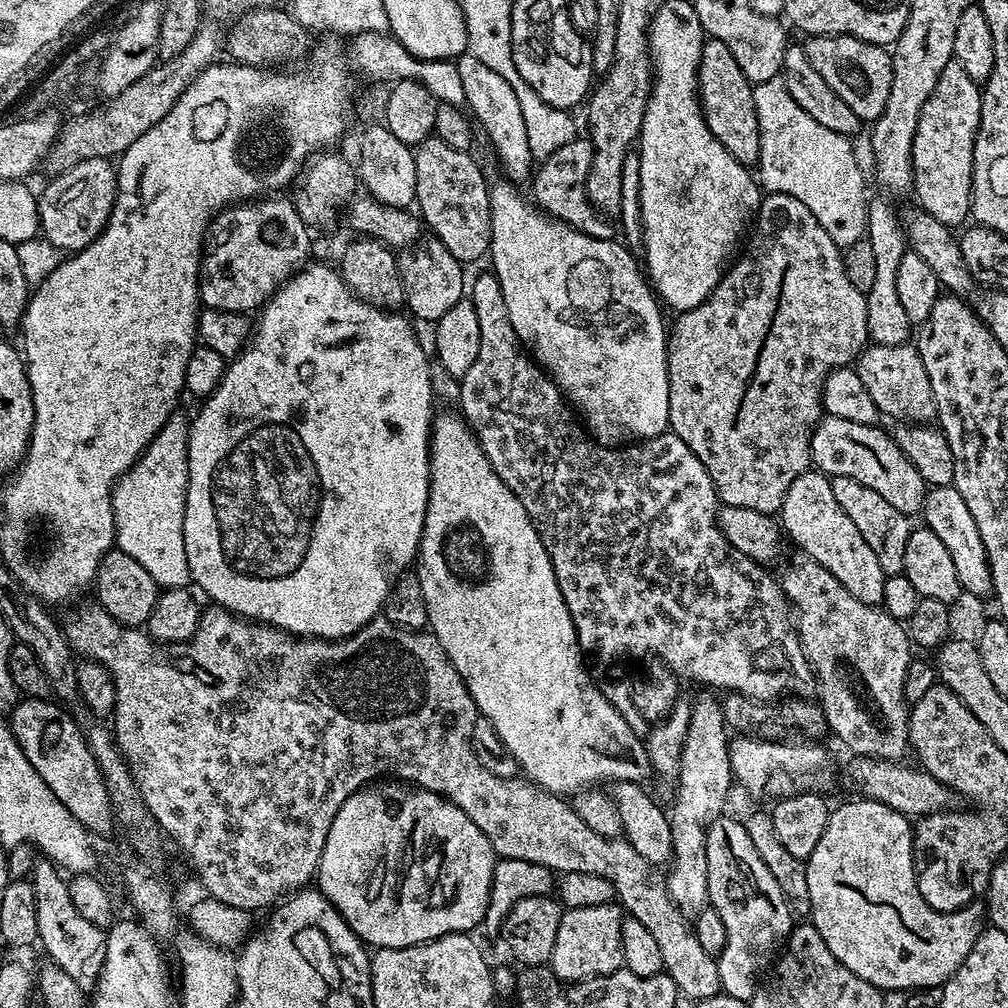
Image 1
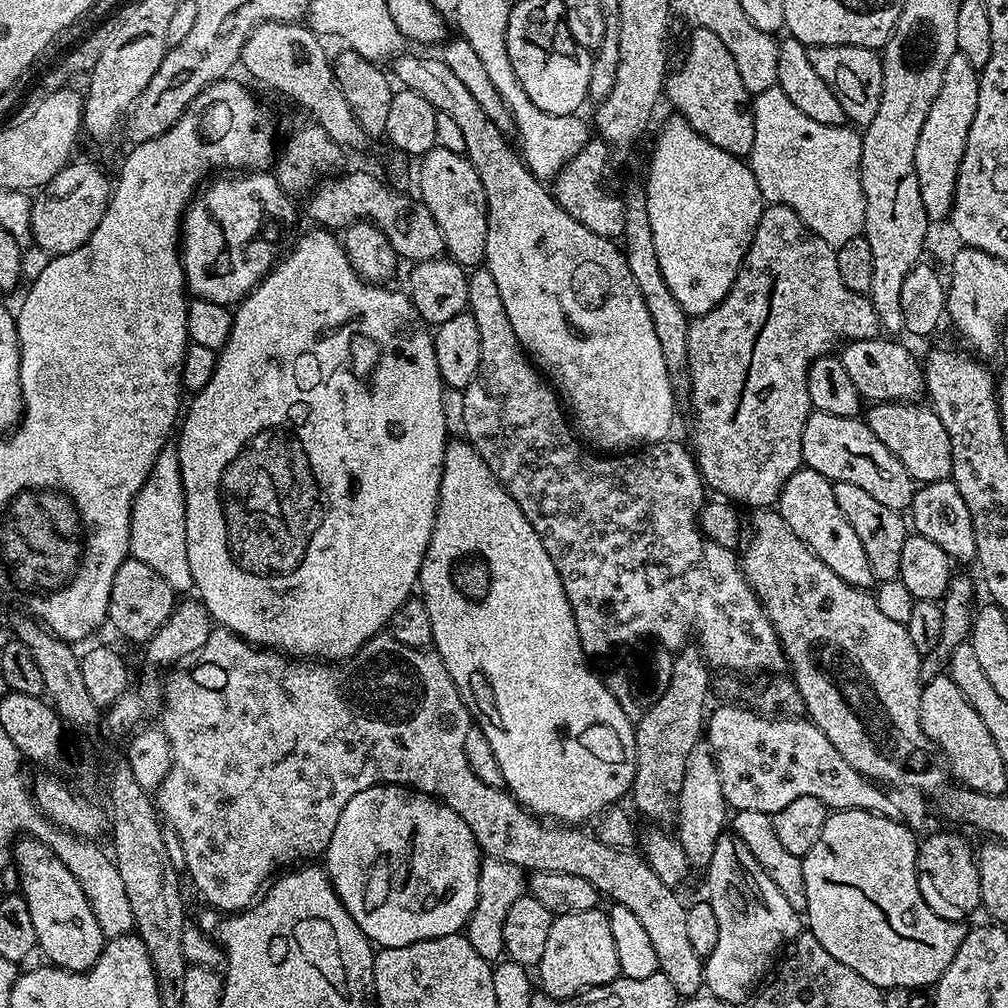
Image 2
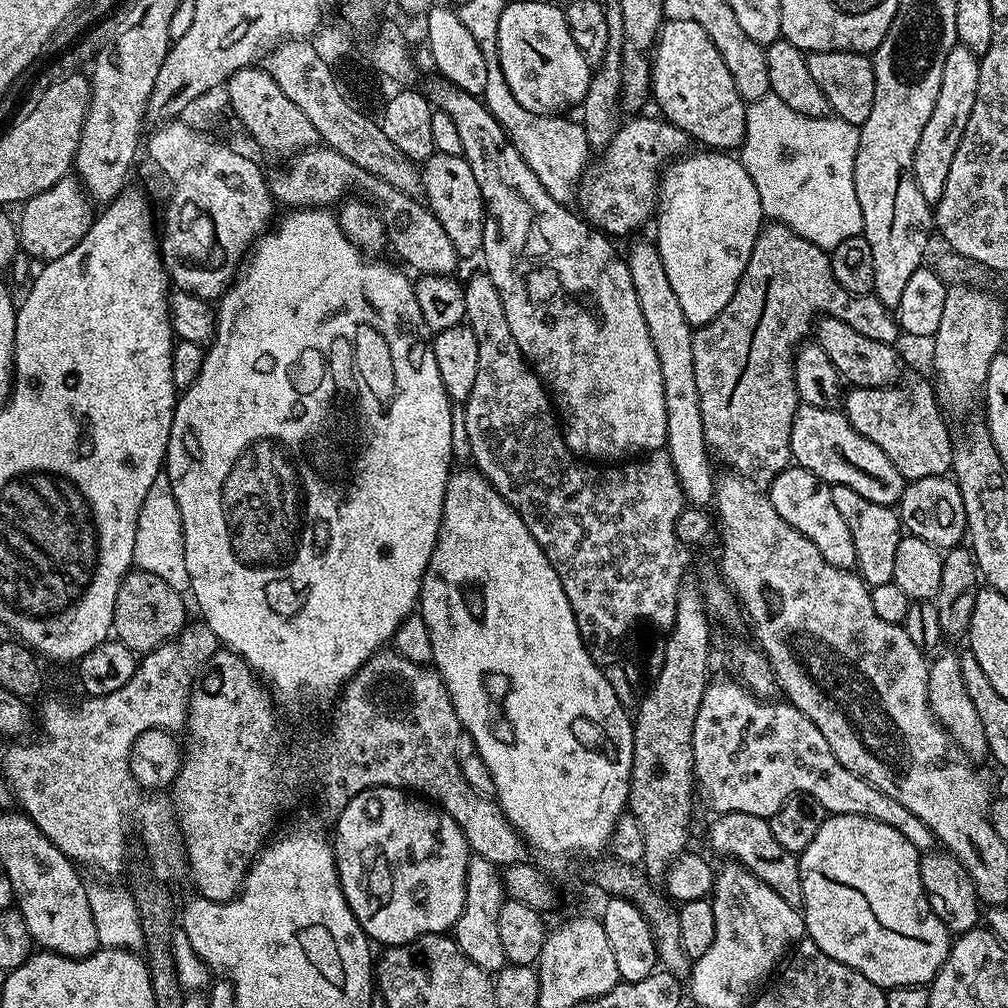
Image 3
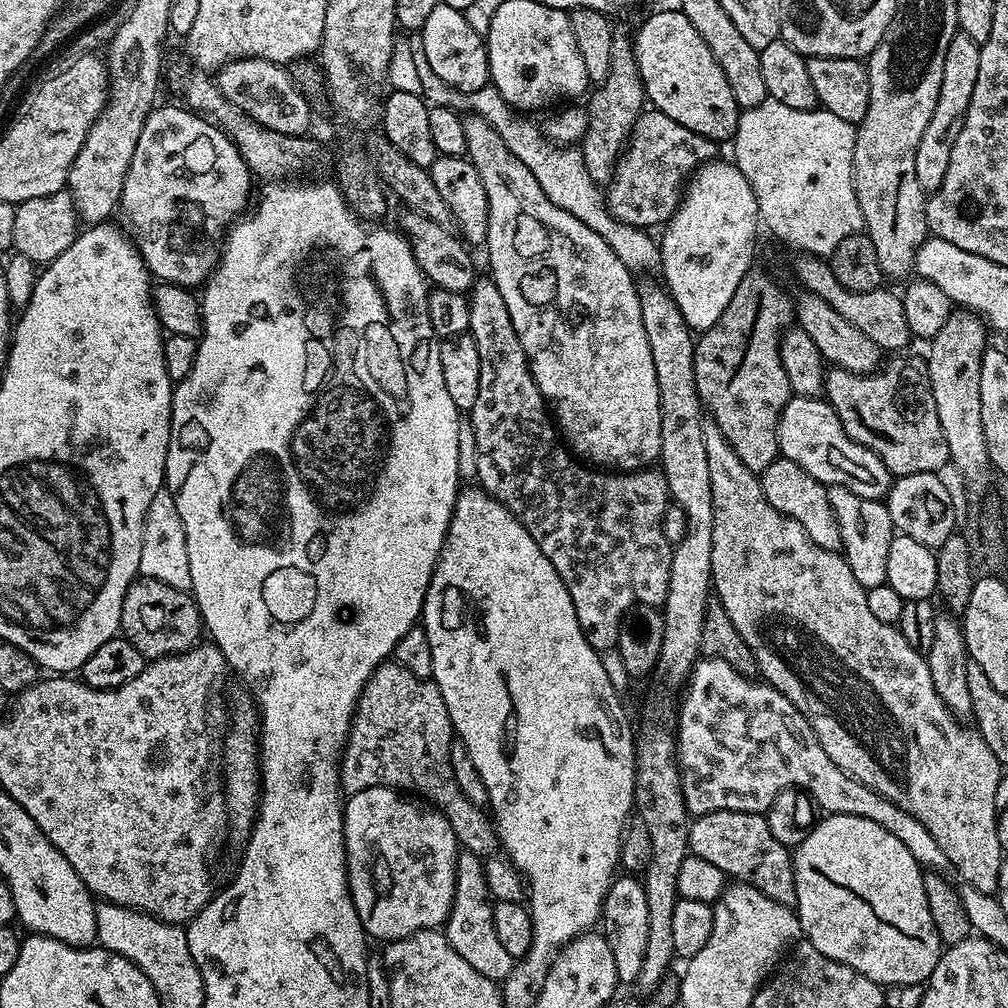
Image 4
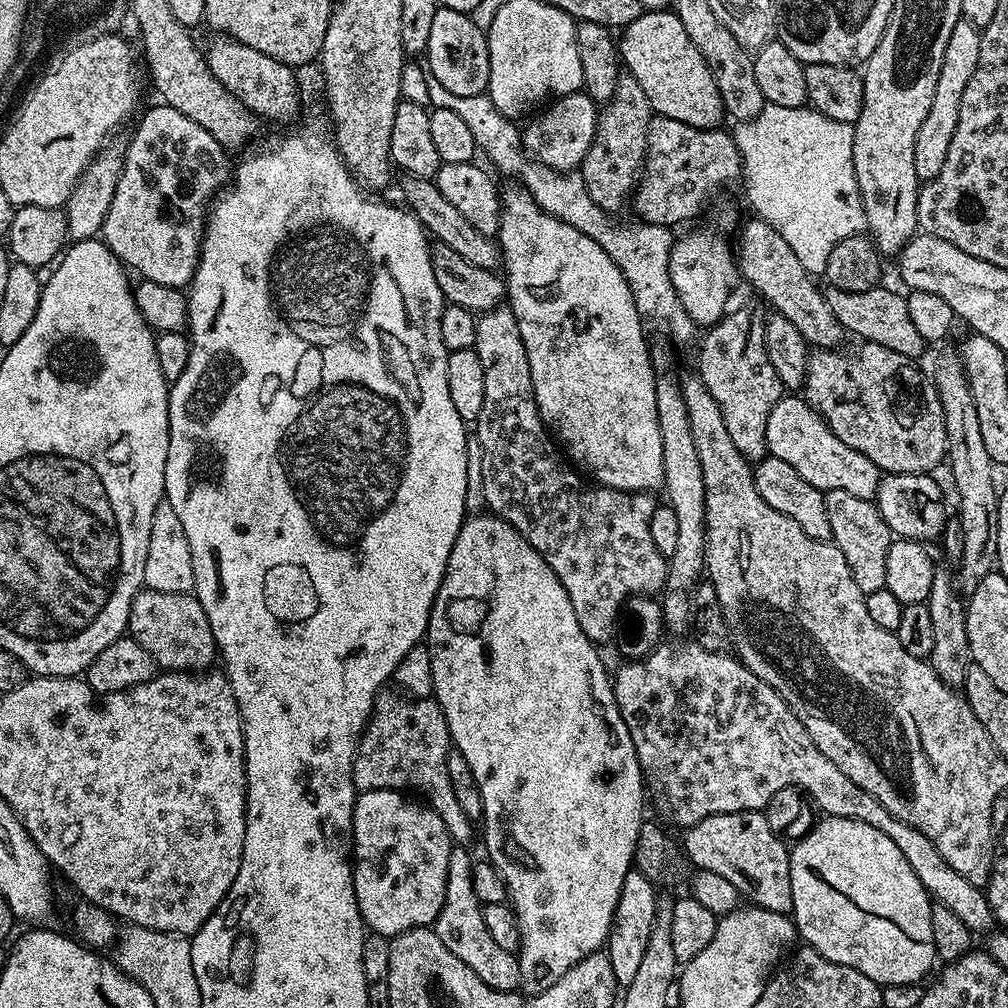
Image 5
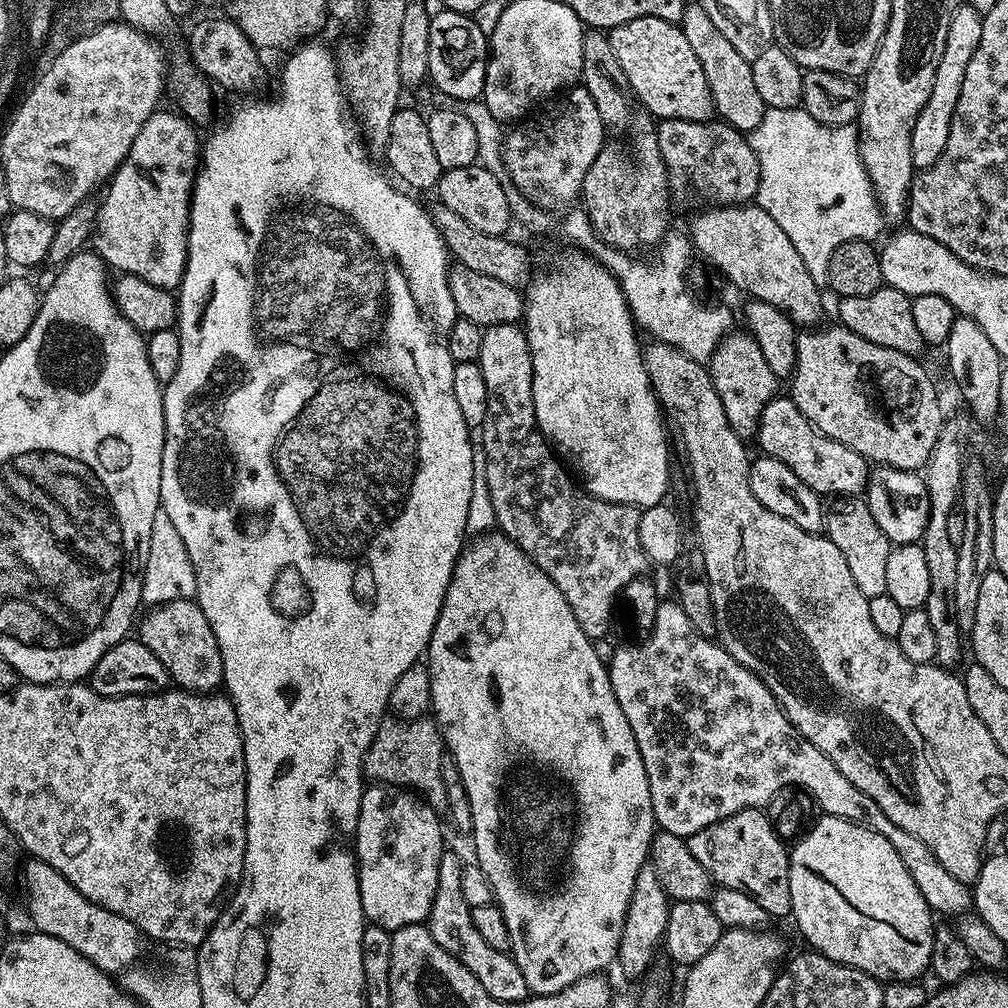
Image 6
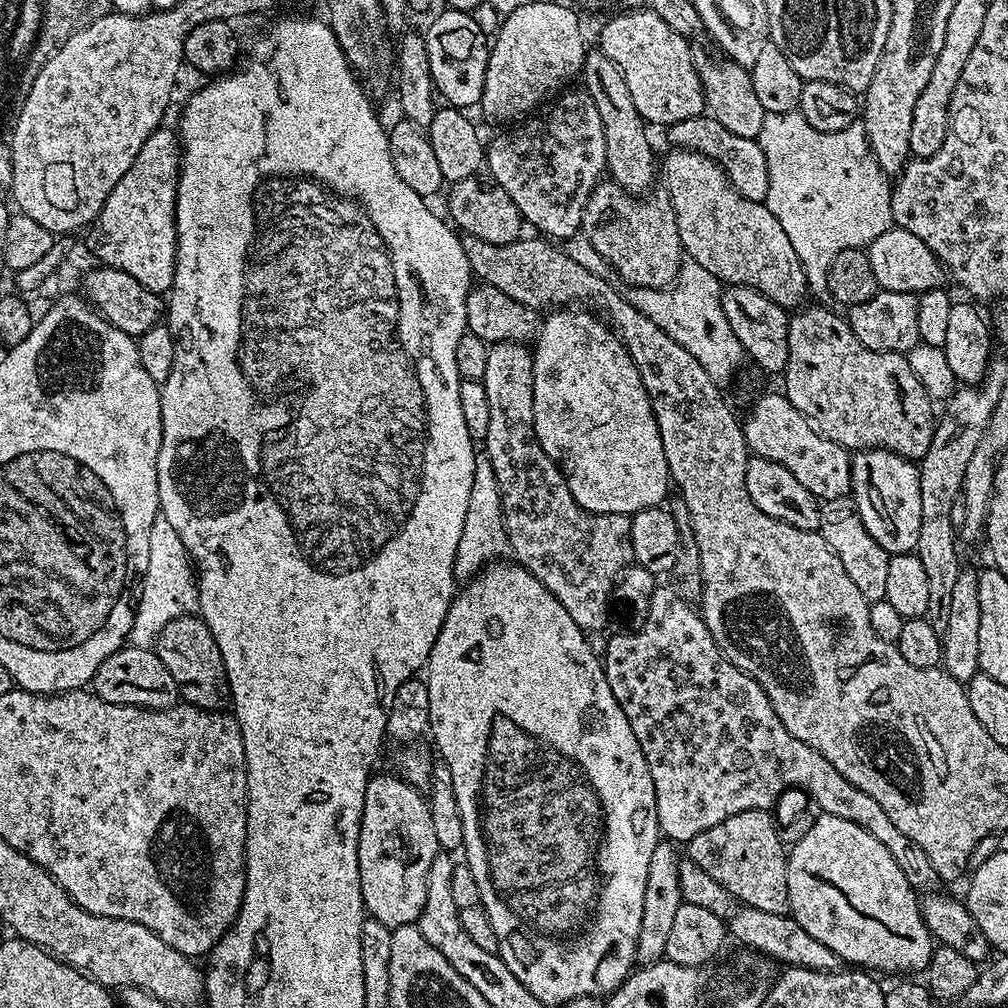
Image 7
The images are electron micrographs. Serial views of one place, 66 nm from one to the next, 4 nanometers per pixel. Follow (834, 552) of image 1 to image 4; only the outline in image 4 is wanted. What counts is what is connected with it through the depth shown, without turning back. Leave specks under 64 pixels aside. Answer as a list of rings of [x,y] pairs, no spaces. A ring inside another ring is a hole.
[[[777,458],[766,468],[764,472],[759,473],[762,494],[766,494],[766,502],[774,506],[782,515],[794,518],[822,550],[831,552],[841,551],[842,534],[838,530],[838,518],[834,518],[834,510],[830,506],[828,497],[828,488],[820,484],[813,476],[806,474],[798,462],[790,462],[783,458]]]

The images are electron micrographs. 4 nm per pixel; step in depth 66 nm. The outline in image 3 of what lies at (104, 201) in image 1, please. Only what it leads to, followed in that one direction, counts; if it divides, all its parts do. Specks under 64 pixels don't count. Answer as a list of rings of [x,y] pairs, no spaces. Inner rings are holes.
[[[76,178],[59,180],[50,190],[23,201],[18,215],[18,235],[21,249],[29,252],[39,262],[47,262],[62,258],[62,254],[70,254],[78,242],[90,230],[94,219],[93,201],[84,190],[84,185]]]

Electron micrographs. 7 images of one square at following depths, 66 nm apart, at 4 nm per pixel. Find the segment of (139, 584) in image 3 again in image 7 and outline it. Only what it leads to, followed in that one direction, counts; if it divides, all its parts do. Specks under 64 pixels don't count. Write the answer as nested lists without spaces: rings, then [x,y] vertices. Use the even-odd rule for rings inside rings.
[[[189,614],[167,624],[154,650],[162,658],[162,666],[170,670],[174,682],[180,686],[181,697],[187,703],[209,710],[225,707],[230,696],[226,666],[222,662],[222,650],[218,650],[218,642],[214,642],[214,634],[210,634],[203,618]]]

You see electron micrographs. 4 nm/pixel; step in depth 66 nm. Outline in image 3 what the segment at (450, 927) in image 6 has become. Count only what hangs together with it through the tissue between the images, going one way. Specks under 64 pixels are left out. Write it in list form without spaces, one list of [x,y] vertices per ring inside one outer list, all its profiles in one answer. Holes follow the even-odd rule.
[[[475,854],[469,855],[466,870],[466,902],[462,906],[462,914],[454,929],[454,939],[462,954],[466,954],[466,958],[470,958],[474,966],[489,974],[499,972],[506,964],[502,938],[498,938],[498,914],[502,914],[505,899],[501,869],[486,858]]]

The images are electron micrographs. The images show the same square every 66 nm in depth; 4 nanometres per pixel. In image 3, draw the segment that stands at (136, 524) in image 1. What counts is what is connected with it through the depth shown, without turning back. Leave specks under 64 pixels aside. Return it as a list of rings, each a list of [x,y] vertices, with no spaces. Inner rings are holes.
[[[167,475],[154,478],[154,486],[146,494],[146,502],[142,502],[142,510],[138,514],[138,530],[134,536],[133,565],[146,570],[150,574],[158,574],[166,586],[170,586],[181,594],[190,589],[190,574],[186,570],[186,550],[184,549],[184,531],[182,530],[182,514],[178,510],[178,502],[172,493]]]

